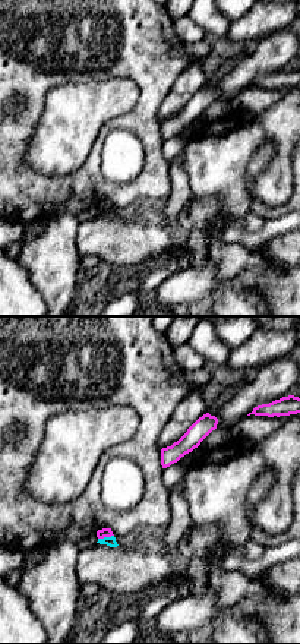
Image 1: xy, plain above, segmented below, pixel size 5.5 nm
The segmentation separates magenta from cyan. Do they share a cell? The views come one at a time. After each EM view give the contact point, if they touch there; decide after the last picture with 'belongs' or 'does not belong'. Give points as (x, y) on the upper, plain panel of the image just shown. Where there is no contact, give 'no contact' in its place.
contact (106, 208)

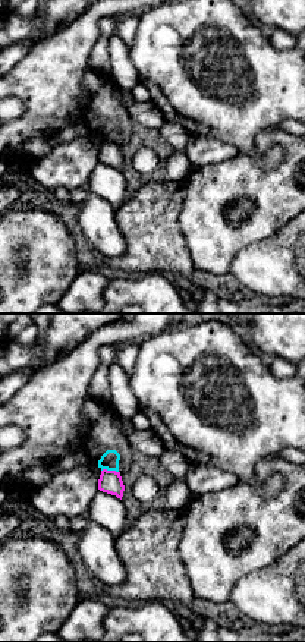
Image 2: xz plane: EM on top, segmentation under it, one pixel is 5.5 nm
contact (110, 142)

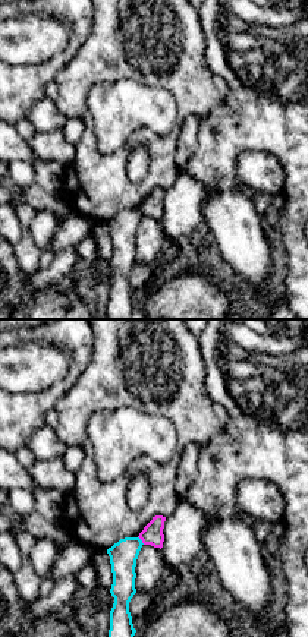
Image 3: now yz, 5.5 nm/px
contact (141, 211)

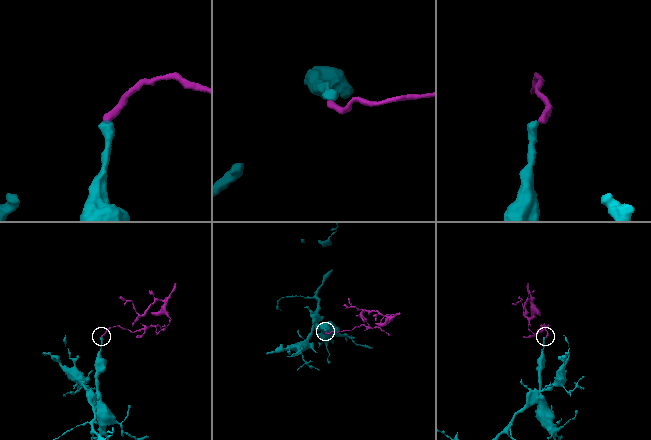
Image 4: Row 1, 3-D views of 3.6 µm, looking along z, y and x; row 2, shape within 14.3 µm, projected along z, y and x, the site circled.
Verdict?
does not belong

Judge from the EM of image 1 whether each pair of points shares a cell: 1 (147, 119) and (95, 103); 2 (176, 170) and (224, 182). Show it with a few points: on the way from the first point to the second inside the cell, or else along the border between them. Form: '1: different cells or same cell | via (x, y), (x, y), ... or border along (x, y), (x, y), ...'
1: different cells | border along (132, 79), (138, 101), (98, 133)
2: different cells | border along (182, 152), (182, 167), (186, 173), (192, 198)

